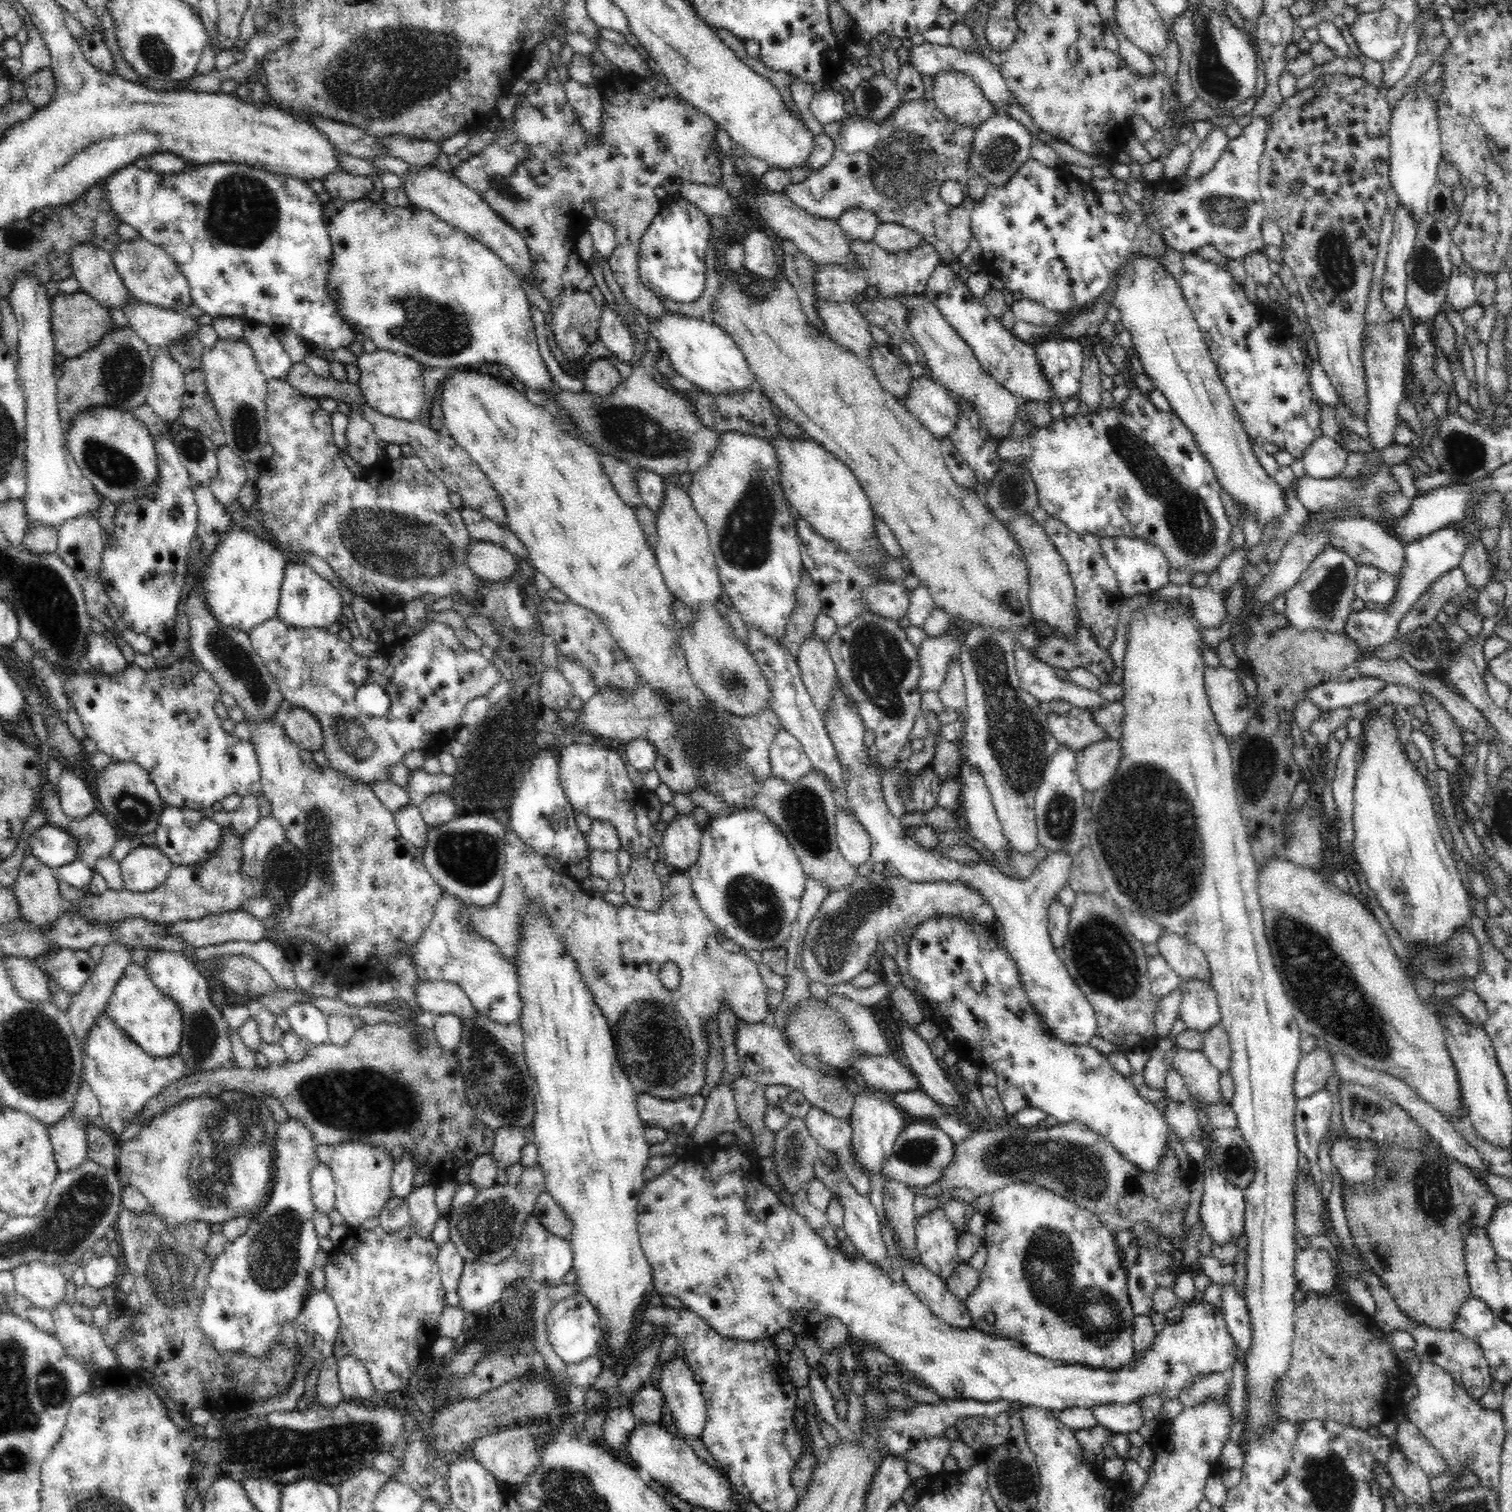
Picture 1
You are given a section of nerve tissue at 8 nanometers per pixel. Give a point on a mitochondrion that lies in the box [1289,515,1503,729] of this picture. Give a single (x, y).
(1325, 596)

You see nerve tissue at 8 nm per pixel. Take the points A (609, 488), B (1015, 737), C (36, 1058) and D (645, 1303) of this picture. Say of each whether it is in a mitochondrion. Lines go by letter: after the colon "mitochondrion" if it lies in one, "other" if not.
A: other
B: mitochondrion
C: mitochondrion
D: other

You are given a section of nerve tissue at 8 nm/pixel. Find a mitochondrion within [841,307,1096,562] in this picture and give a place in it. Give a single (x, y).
(1013, 490)

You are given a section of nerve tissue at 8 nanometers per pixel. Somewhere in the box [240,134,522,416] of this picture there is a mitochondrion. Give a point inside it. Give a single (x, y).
(429, 326)

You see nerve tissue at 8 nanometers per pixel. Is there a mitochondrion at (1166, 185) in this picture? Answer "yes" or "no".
no

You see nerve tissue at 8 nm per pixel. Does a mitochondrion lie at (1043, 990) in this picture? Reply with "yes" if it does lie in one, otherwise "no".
no

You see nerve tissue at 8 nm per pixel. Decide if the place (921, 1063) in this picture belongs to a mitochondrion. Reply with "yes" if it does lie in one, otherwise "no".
no

